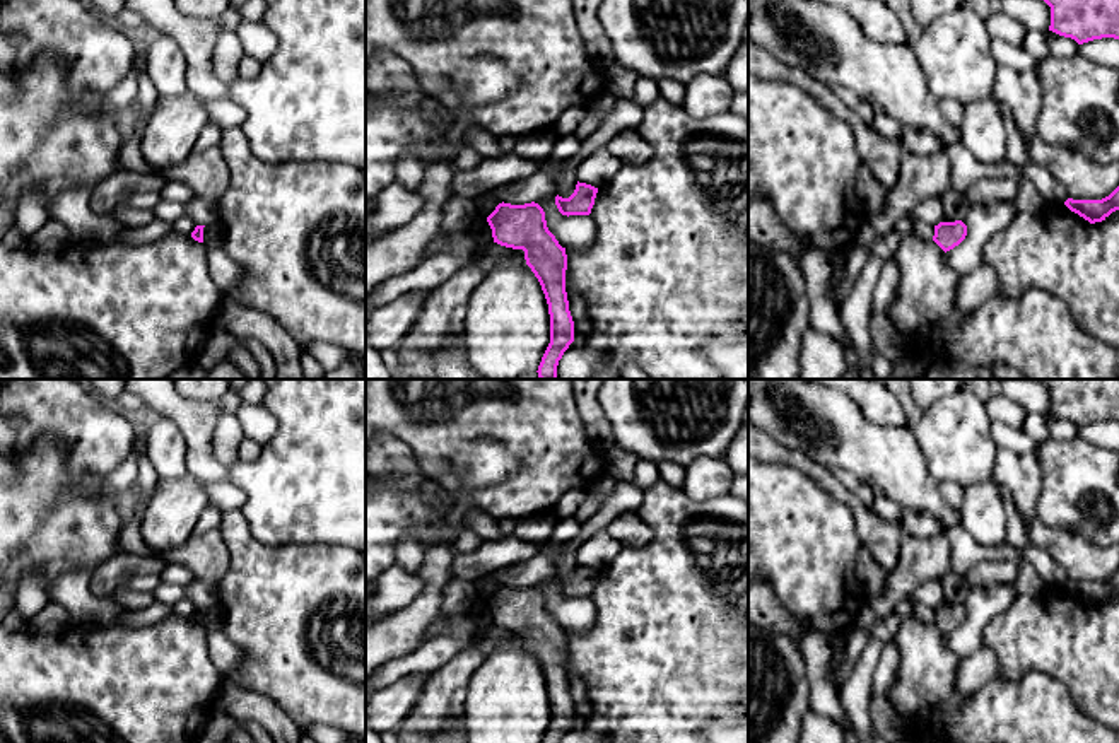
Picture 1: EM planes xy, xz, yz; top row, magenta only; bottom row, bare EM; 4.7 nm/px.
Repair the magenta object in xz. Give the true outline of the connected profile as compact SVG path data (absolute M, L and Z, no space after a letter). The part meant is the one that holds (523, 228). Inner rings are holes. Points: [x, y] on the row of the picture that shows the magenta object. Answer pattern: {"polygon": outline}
{"polygon": "M502 202L487 222L494 243L524 251L526 265L542 285L550 314L550 343L536 372L540 379L557 379L559 360L574 342L574 321L565 292L565 248L548 231L545 212L535 202L524 205Z"}

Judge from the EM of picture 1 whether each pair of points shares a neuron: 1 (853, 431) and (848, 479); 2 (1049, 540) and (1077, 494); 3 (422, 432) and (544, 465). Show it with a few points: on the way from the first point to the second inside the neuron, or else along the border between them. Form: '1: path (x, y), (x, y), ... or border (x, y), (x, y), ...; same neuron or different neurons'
1: border (831, 468), (853, 472), (875, 496); different neurons
2: border (1037, 518), (1051, 526), (1073, 532), (1094, 545); different neurons
3: path (453, 426), (504, 426), (513, 434); same neuron

